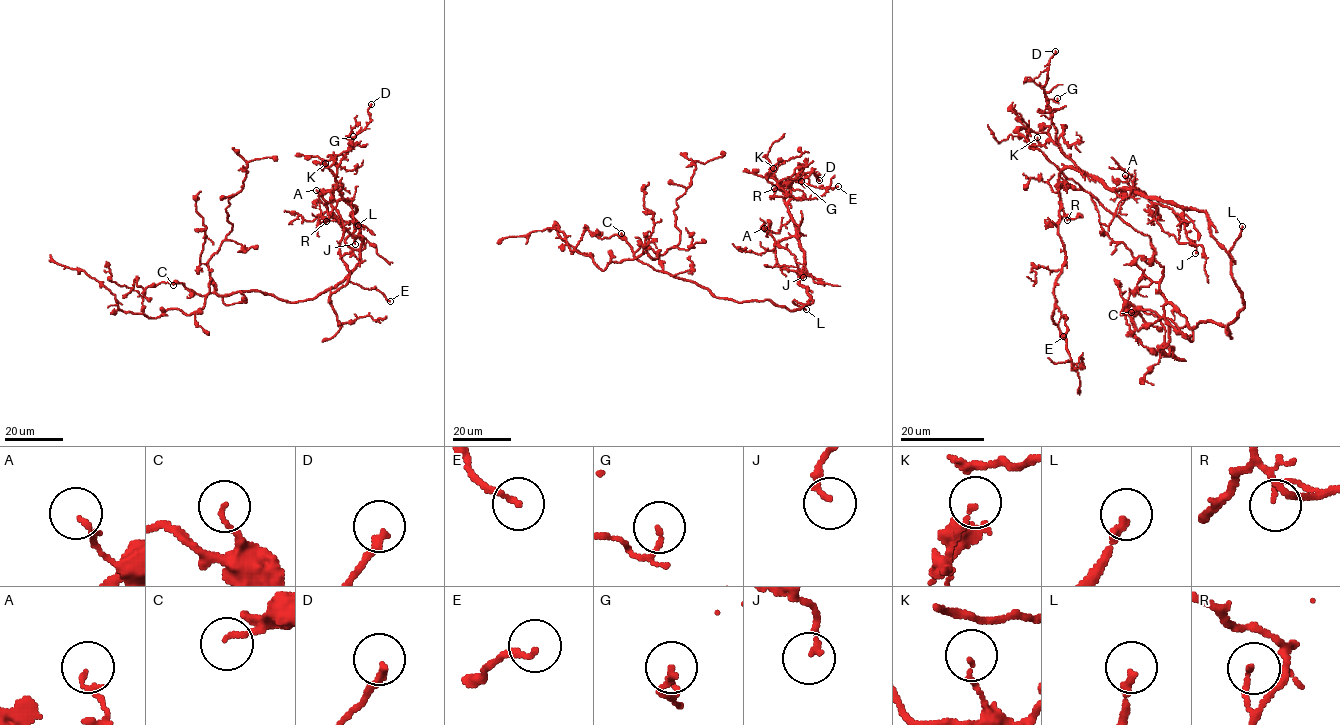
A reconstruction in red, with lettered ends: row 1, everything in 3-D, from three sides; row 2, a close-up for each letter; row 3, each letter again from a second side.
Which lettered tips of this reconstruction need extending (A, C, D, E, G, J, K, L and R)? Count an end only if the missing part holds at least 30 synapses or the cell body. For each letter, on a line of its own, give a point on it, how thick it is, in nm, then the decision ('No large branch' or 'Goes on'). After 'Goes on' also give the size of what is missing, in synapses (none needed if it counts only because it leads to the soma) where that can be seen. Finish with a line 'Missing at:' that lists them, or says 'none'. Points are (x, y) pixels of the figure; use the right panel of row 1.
A: Place: (1125, 175). Thickness 120 nm. No large branch
C: Place: (1131, 312). Thickness 120 nm. No large branch
D: Place: (1055, 51). Thickness 200 nm. No large branch
E: Place: (1063, 336). Thickness 160 nm. No large branch
G: Place: (1057, 98). Thickness 80 nm. No large branch
J: Place: (1195, 253). Thickness 170 nm. No large branch
K: Place: (1037, 137). Thickness 110 nm. No large branch
L: Place: (1242, 226). Thickness 200 nm. No large branch
R: Place: (1067, 220). Thickness 120 nm. No large branch
Missing at: none

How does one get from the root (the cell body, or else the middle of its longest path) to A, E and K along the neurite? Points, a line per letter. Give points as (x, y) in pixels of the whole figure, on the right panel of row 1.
A: (1244, 300), (1208, 215), (1144, 197), (1138, 189), (1144, 193), (1135, 194), (1125, 175)
E: (1244, 300), (1205, 212), (1107, 189), (1066, 168), (1058, 223), (1066, 264), (1053, 290), (1063, 336)
K: (1244, 300), (1232, 277), (1231, 257), (1211, 234), (1205, 212), (1107, 189), (1052, 141), (1041, 144), (1037, 137)

